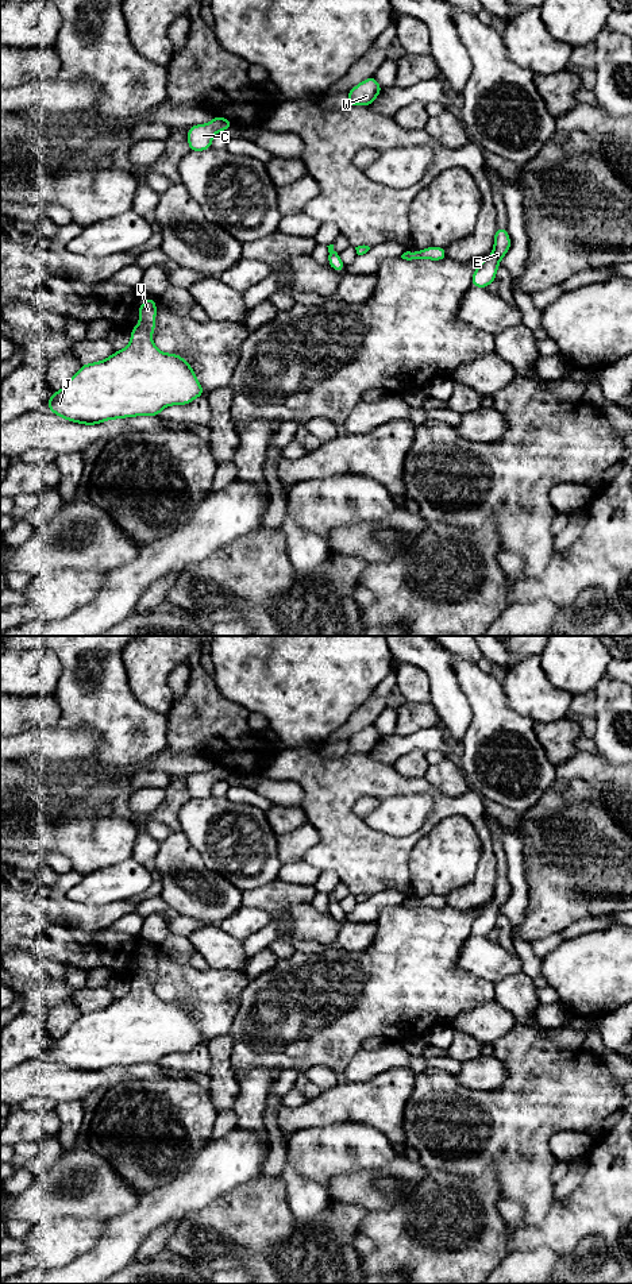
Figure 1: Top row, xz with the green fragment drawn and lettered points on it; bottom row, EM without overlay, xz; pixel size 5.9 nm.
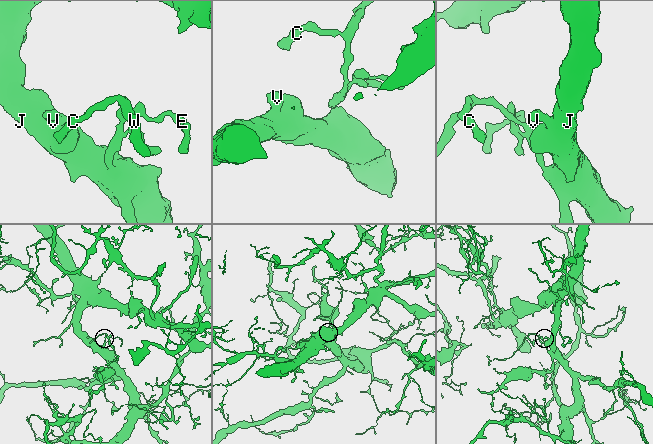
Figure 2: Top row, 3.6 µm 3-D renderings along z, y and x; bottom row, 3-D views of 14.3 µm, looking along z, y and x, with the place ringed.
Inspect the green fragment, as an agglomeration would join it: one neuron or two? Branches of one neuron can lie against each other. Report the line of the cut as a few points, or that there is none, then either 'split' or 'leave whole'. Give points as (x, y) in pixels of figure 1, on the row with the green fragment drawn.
no cut | leave whole

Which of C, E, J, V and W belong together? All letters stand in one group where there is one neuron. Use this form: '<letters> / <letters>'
C E J V W

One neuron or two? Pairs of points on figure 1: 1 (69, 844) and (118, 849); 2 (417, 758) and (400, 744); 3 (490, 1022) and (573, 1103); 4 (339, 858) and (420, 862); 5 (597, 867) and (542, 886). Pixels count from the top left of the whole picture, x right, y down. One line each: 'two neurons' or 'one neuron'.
1: one neuron
2: two neurons
3: two neurons
4: two neurons
5: one neuron

